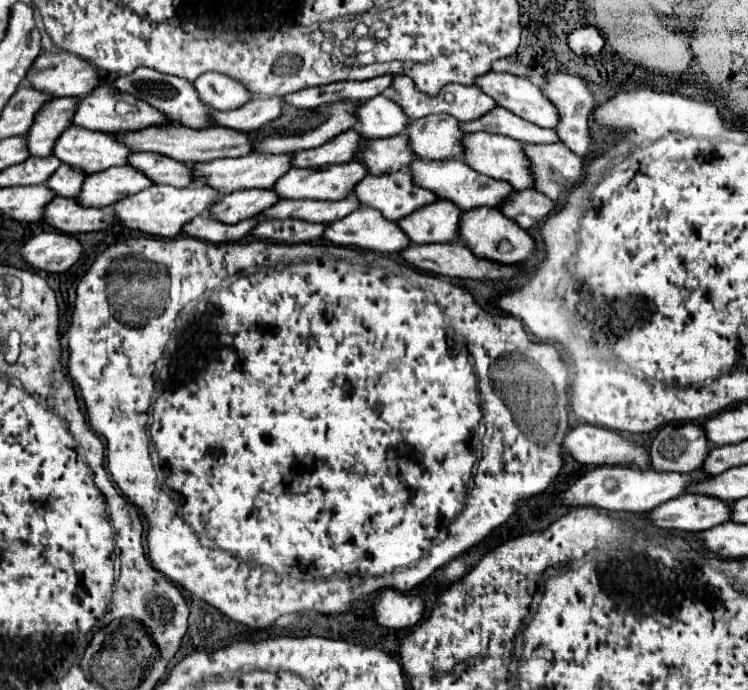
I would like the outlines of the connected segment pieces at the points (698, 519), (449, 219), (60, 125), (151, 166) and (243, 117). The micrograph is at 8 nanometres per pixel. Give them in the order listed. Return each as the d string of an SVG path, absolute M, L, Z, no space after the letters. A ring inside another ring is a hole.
M682 494L650 512L652 524L664 530L702 532L732 520L732 502L706 494Z
M440 200L406 216L398 224L414 244L444 244L458 238L462 214L464 212L450 200Z
M54 98L36 116L28 138L28 150L32 156L50 156L60 134L72 126L78 98Z
M134 152L128 158L128 164L144 172L154 184L170 184L176 188L186 188L194 182L192 164L174 160L170 156L154 154L154 152Z
M254 98L244 108L230 112L212 112L216 126L234 128L240 132L254 132L264 124L276 120L284 112L284 98Z

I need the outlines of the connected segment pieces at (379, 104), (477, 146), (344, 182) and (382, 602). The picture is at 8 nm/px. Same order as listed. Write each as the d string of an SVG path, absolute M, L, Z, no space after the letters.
M376 96L360 106L356 130L362 138L388 138L404 132L408 122L410 118L400 104L390 102L384 96Z
M474 132L474 134L466 134L464 138L464 160L480 174L484 176L492 176L498 180L506 180L510 182L516 190L532 190L534 188L534 172L532 172L532 164L530 158L526 156L522 142L508 138L508 136L500 136L500 134L488 134L488 132Z
M360 160L322 168L292 168L276 184L276 192L284 198L312 198L312 200L342 200L350 196L368 168Z
M382 592L374 602L378 624L388 628L410 628L424 612L424 602L418 596L400 596L400 592Z

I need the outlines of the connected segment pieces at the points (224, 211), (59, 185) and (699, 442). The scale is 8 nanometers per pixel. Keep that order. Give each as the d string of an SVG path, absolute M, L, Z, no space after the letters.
M250 188L222 196L222 200L218 200L214 208L210 208L210 214L214 214L216 220L224 220L226 224L238 224L240 220L262 214L280 200L282 198L272 188L264 188L264 190Z
M62 164L46 182L48 188L54 188L54 192L58 196L66 196L66 198L76 198L82 190L82 184L86 180L86 174L78 168L72 168L68 164Z
M666 424L650 446L652 468L660 472L692 472L700 468L712 450L700 424Z

